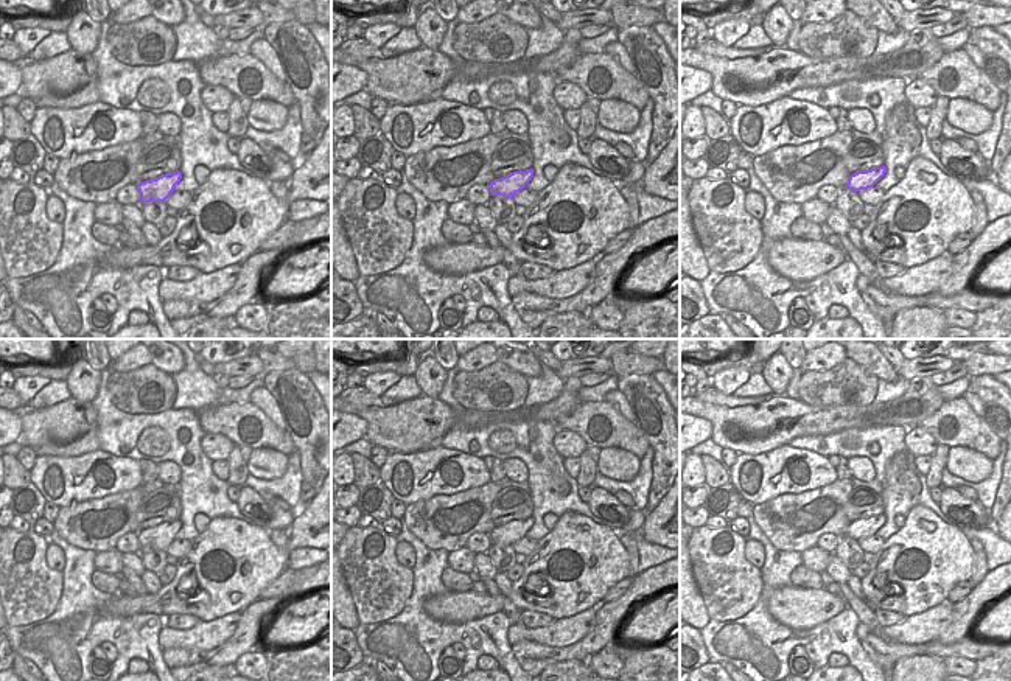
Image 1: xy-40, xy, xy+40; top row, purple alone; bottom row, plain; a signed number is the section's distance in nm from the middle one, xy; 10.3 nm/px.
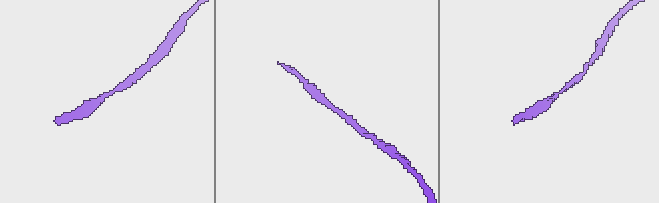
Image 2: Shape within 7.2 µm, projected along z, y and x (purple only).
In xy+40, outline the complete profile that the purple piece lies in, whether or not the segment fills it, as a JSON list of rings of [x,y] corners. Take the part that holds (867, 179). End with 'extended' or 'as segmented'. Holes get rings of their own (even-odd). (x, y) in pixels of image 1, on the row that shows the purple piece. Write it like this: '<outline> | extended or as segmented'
[[[883,165],[866,171],[857,171],[849,176],[846,188],[855,193],[860,190],[873,188],[885,176],[885,173],[887,168]]] | as segmented

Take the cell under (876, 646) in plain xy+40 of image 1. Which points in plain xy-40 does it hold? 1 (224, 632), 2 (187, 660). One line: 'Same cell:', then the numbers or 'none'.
Same cell: 2

